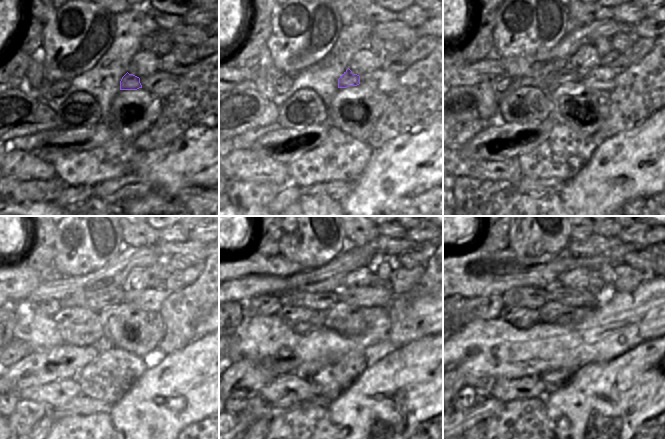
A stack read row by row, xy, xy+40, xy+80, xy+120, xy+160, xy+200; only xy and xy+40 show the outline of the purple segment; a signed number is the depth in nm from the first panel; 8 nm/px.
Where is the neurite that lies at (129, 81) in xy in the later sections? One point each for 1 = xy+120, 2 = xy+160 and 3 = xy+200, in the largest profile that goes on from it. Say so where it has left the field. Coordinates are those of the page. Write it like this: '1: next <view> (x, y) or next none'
1: next xy+120 (95, 300)
2: next xy+160 (318, 301)
3: next xy+200 (527, 296)

